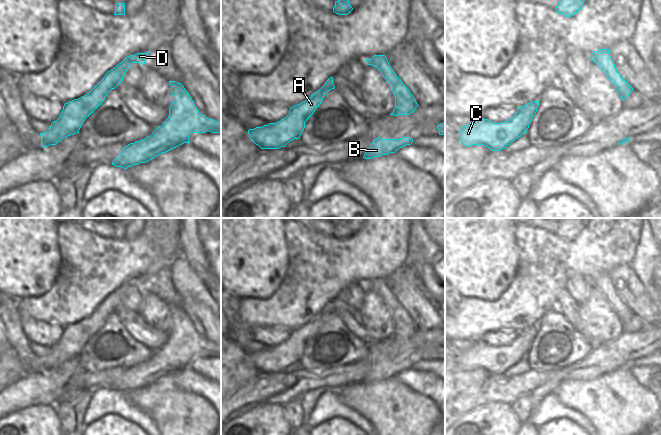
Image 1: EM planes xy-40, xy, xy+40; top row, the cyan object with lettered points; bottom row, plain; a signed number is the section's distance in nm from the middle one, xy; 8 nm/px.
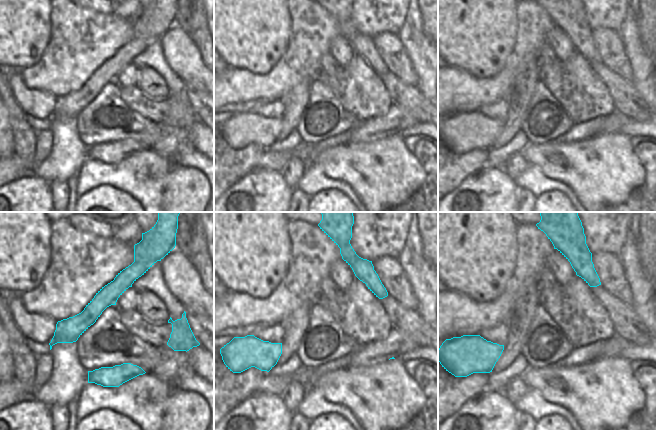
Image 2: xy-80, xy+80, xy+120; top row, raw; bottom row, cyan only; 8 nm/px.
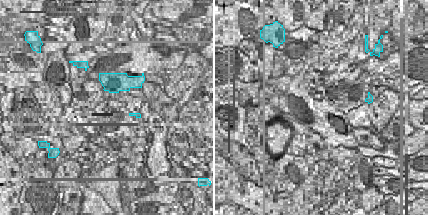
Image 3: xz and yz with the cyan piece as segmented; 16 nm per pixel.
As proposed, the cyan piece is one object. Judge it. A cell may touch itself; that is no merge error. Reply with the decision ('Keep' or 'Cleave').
Cleave

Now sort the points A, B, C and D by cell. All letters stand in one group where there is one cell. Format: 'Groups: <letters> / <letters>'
Groups: A C D / B

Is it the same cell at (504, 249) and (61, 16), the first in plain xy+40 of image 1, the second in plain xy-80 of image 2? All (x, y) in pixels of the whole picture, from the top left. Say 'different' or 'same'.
different

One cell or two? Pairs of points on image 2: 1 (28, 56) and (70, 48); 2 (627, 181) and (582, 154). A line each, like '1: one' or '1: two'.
1: two
2: one

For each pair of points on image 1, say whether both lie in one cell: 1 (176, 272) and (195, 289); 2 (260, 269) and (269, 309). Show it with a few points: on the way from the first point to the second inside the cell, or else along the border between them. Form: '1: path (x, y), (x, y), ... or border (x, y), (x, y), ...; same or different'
1: path (181, 276), (190, 285); same
2: border (282, 281), (267, 298), (245, 297), (243, 299); different

